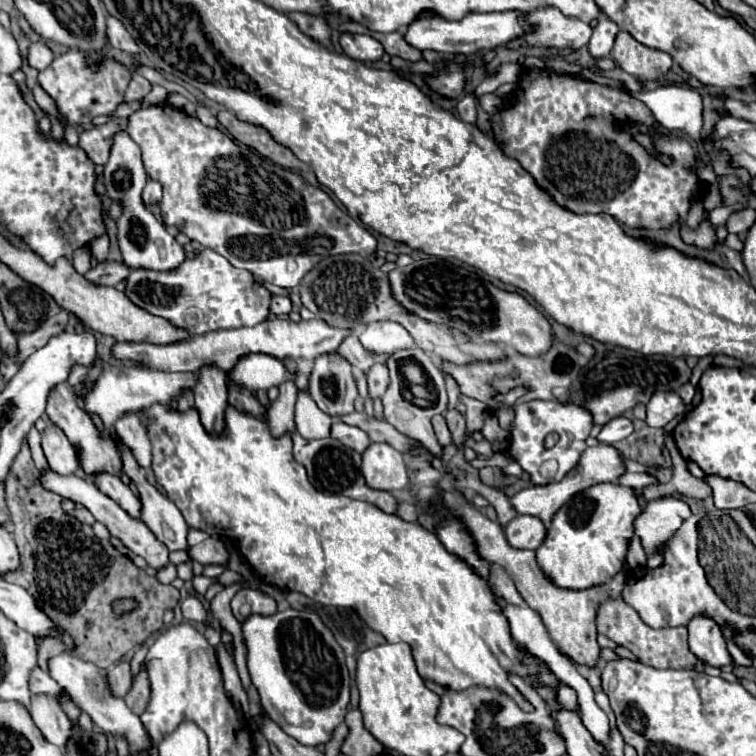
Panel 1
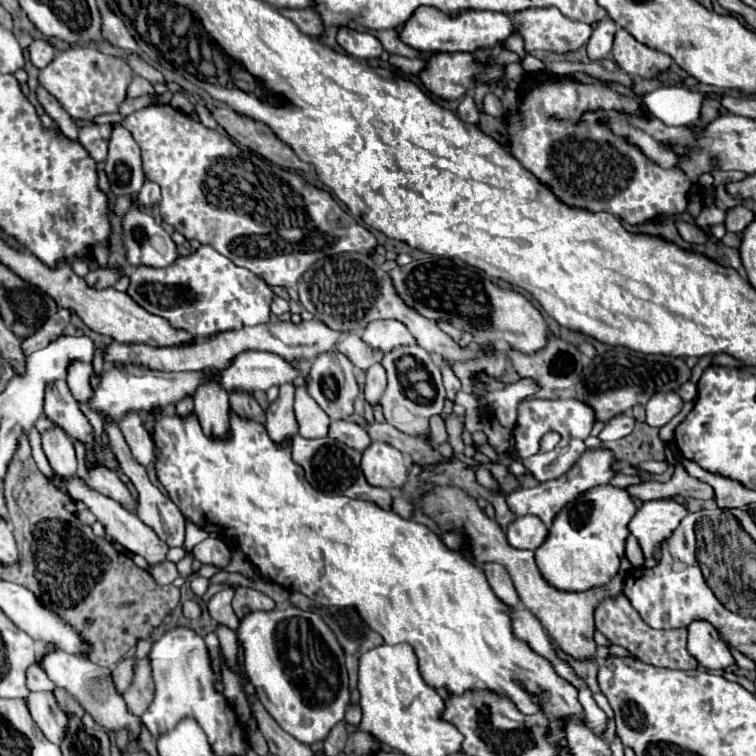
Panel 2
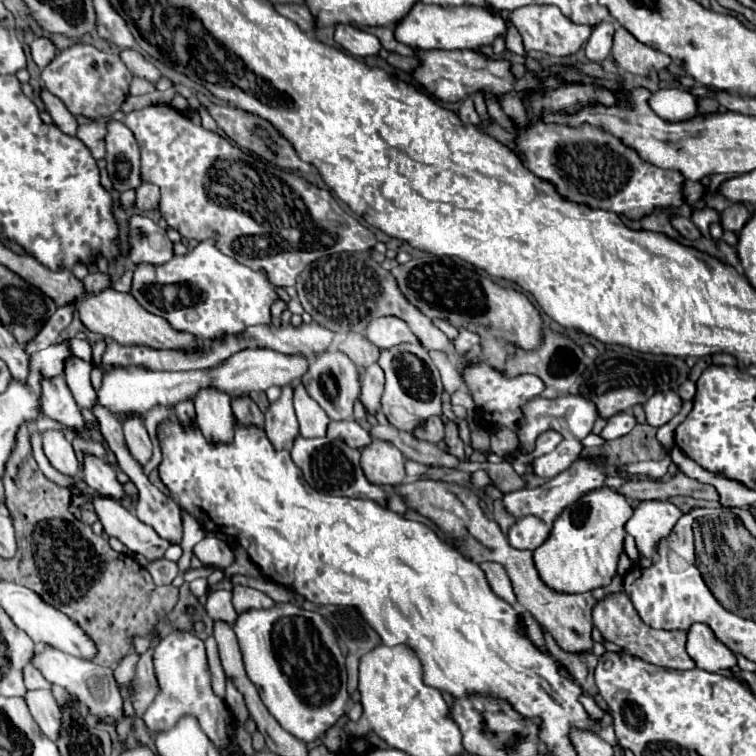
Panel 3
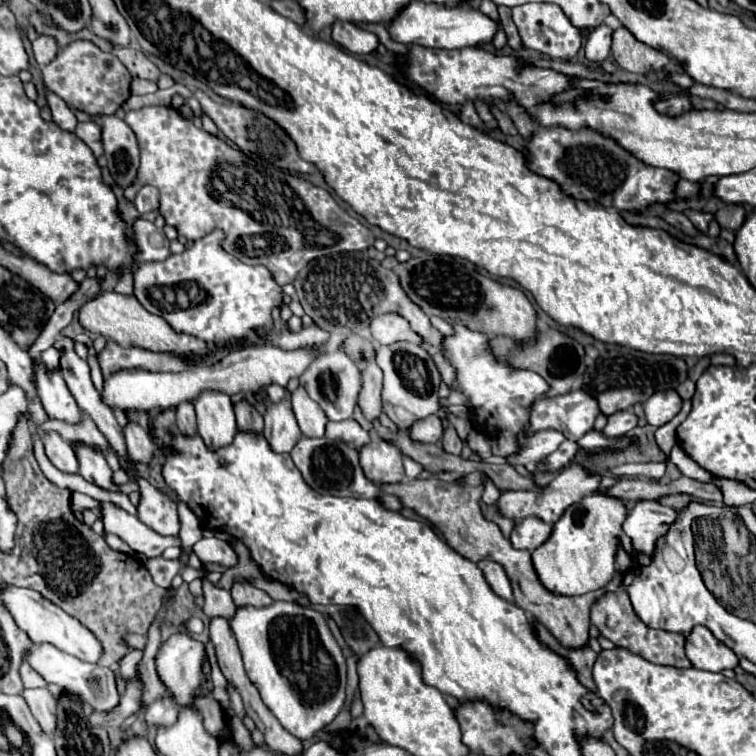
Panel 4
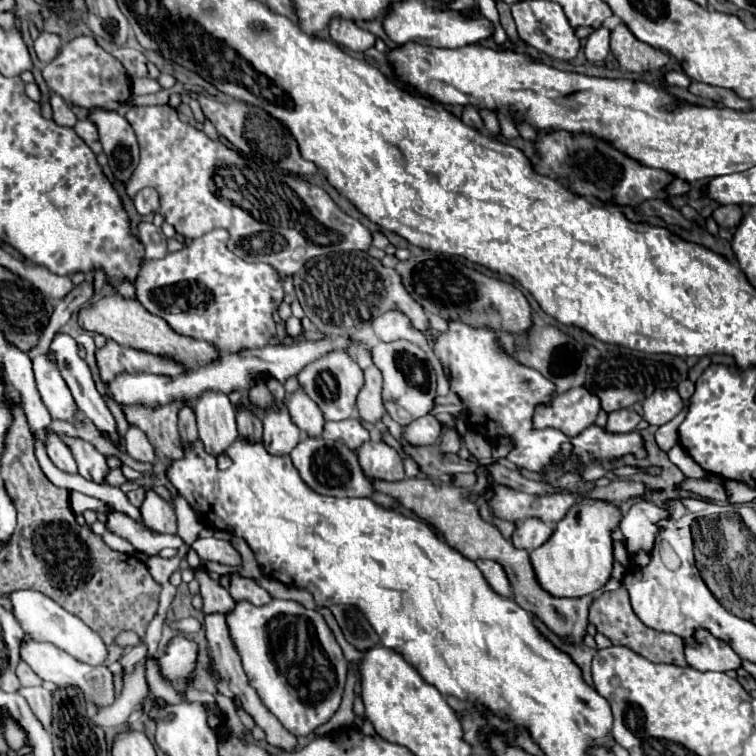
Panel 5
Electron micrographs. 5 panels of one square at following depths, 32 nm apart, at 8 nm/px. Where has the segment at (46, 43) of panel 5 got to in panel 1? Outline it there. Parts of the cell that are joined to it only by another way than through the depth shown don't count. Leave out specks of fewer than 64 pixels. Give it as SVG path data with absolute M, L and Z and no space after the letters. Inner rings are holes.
M42 40L30 44L30 48L28 48L28 62L30 62L32 68L44 70L52 60L54 60L54 52Z

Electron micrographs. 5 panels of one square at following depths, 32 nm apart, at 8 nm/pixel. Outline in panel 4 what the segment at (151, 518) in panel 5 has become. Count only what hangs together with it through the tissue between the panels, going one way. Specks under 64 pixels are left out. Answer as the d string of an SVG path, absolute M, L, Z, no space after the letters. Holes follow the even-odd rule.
M134 478L134 480L138 482L140 492L142 492L138 518L162 536L178 536L180 522L178 522L176 502L170 496L158 492L148 480L144 478Z

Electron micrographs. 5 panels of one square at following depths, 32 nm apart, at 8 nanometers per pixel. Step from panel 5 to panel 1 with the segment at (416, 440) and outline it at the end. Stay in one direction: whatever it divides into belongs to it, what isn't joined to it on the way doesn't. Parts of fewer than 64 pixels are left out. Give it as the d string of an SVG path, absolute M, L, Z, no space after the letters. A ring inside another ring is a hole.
M440 414L434 416L434 418L432 418L432 428L434 428L434 434L436 434L438 444L442 444L442 446L452 444L452 436L450 436L450 432L448 432L448 426L446 426L444 416L440 416Z

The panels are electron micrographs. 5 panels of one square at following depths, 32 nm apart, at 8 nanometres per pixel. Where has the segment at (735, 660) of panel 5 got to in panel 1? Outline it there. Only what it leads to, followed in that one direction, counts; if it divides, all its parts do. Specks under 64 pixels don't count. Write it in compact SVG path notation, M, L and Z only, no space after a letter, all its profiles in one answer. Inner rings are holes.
M696 616L688 624L688 646L690 652L708 666L722 668L732 664L732 656L726 650L726 640L718 624L710 618Z

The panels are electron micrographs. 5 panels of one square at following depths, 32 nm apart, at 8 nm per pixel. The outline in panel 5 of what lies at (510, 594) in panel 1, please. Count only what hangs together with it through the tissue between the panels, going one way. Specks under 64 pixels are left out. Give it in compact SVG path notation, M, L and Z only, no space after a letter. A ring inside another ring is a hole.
M476 560L476 566L484 572L484 578L486 582L502 596L510 596L510 584L508 584L508 578L504 574L504 568L494 562L494 560Z

